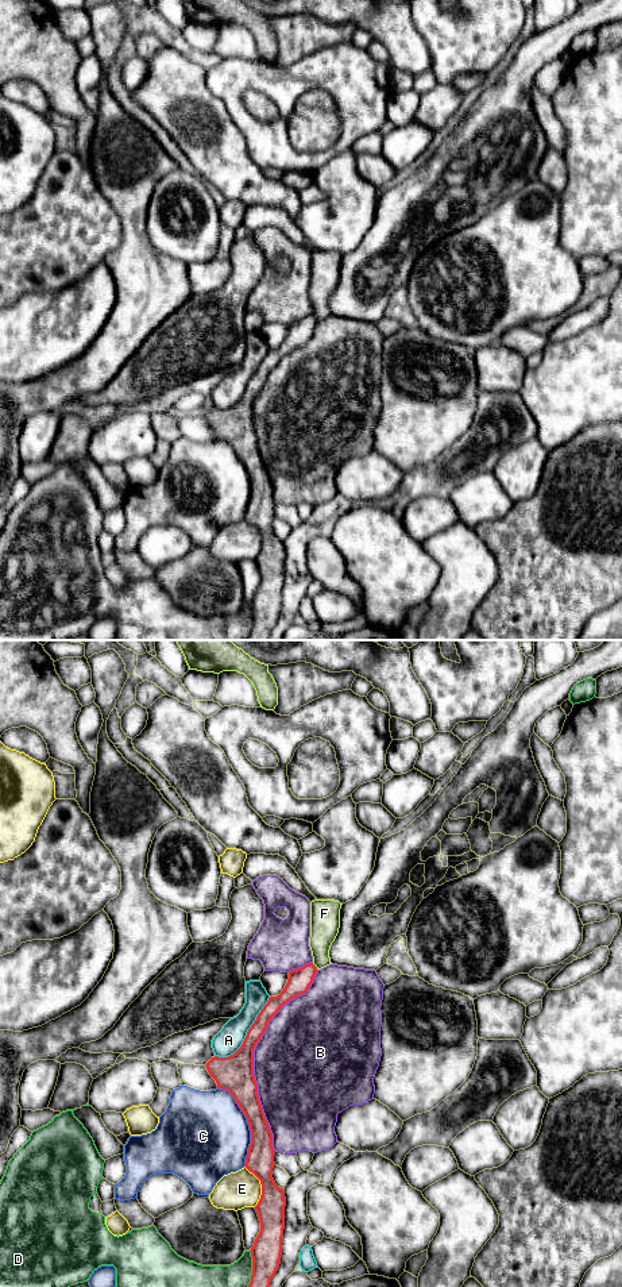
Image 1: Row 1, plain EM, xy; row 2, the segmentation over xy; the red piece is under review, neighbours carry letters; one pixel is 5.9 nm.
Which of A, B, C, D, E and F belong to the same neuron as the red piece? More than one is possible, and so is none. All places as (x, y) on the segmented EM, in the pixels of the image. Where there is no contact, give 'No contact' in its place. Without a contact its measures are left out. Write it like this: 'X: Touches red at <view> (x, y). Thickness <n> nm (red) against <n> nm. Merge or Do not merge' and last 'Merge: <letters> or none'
A: Touches red at xy (247, 1035). Thickness 220 nm (red) against 160 nm. Do not merge
B: Touches red at xy (252, 1056). Thickness 220 nm (red) against 480 nm. Do not merge
C: Touches red at xy (248, 1124). Thickness 180 nm (red) against 500 nm. Do not merge
D: Touches red at xy (252, 1268). Thickness 180 nm (red) against 140 nm. Do not merge
E: Touches red at xy (262, 1186). Thickness 170 nm (red) against 220 nm. Do not merge
F: Touches red at xy (316, 967). Thickness 140 nm (red) against 180 nm. Do not merge
Merge: none

